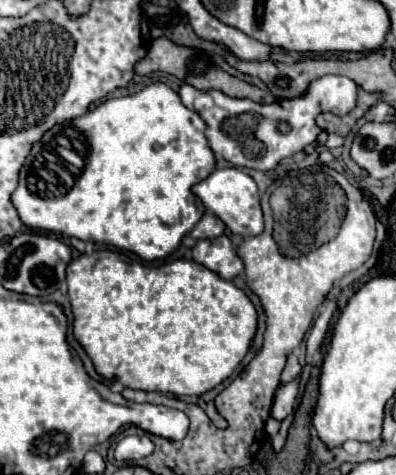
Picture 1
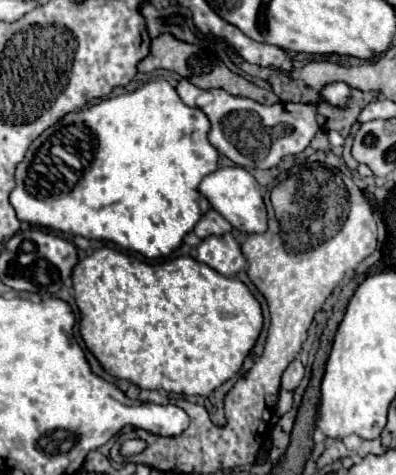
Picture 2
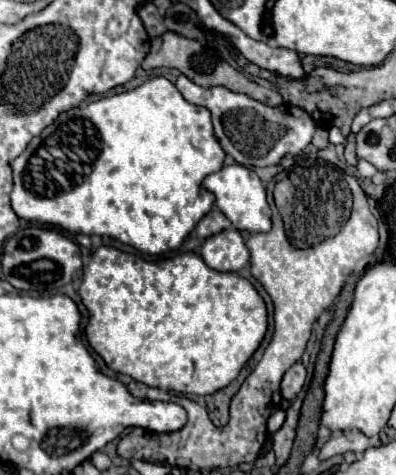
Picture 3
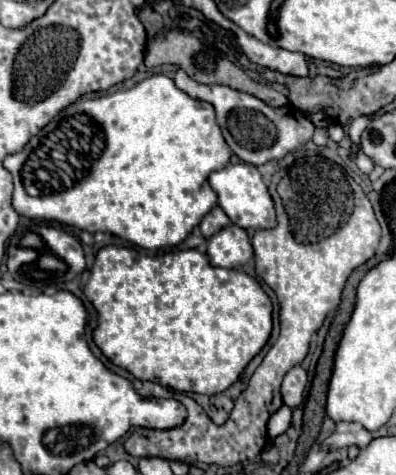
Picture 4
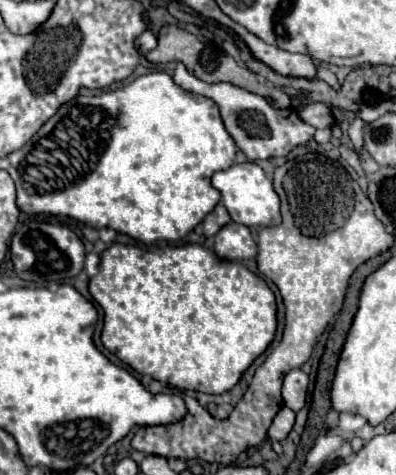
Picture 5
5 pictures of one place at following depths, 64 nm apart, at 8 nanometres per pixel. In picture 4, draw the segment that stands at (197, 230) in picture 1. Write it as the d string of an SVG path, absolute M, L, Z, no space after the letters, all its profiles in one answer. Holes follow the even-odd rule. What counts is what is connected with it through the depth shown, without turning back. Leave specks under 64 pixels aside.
M214 206L214 208L204 216L204 220L200 222L200 232L202 232L204 238L210 238L212 234L216 234L216 232L222 230L222 228L226 228L228 224L230 224L230 220L228 220L228 216L224 214L224 210L222 210L220 206Z

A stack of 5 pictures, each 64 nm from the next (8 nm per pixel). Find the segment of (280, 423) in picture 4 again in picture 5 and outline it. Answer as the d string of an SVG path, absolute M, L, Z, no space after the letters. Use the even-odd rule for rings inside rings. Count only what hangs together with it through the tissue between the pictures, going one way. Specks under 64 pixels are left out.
M282 406L280 412L274 416L274 420L272 420L272 424L270 424L268 438L270 438L270 440L284 440L284 438L290 434L292 426L294 426L294 416L296 416L296 414L294 414L290 408Z

